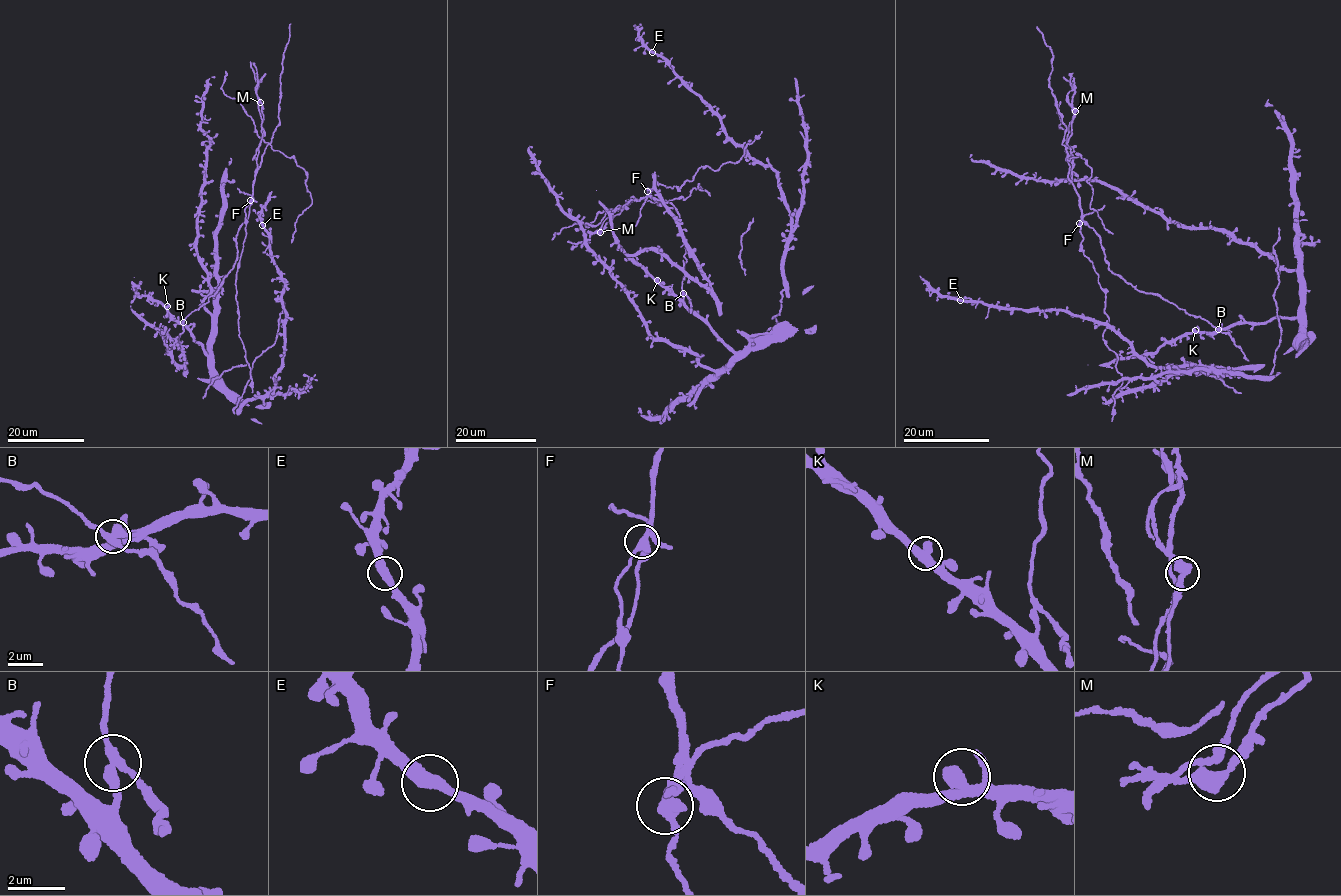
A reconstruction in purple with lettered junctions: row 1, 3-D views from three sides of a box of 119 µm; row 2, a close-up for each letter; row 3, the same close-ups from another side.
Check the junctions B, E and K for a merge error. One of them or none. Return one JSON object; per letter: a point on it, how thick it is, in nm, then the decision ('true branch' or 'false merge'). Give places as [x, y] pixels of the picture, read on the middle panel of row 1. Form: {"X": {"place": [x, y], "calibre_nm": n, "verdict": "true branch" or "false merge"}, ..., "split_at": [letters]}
{"B": {"place": [683, 293], "calibre_nm": 360, "verdict": "false merge"}, "E": {"place": [652, 52], "calibre_nm": 400, "verdict": "true branch"}, "K": {"place": [657, 280], "calibre_nm": 360, "verdict": "true branch"}, "split_at": ["B"]}

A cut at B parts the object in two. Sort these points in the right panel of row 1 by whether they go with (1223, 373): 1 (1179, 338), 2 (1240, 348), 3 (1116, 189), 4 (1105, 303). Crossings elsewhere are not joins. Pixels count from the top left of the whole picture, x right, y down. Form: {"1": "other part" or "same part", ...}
{"1": "same part", "2": "other part", "3": "same part", "4": "other part"}

